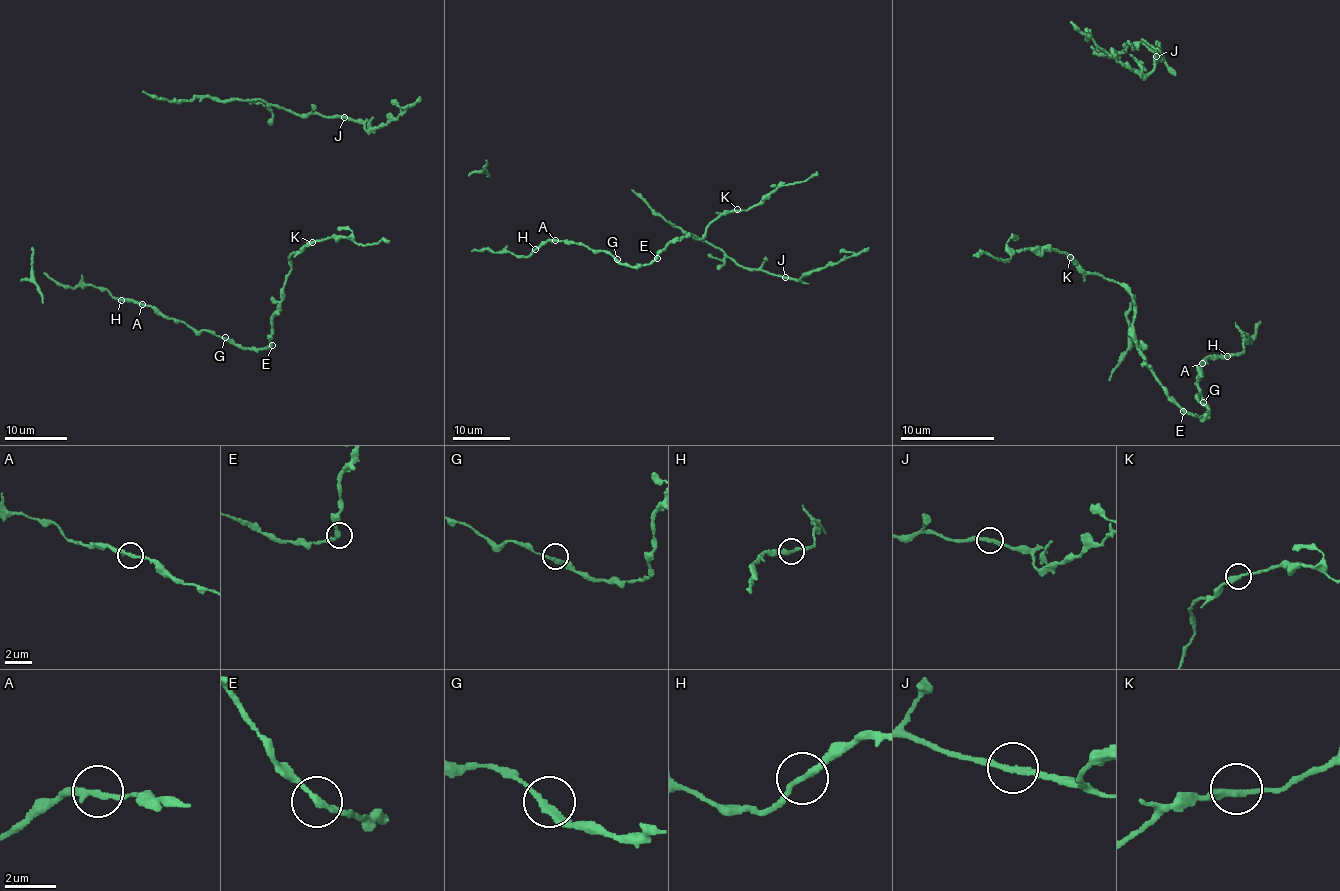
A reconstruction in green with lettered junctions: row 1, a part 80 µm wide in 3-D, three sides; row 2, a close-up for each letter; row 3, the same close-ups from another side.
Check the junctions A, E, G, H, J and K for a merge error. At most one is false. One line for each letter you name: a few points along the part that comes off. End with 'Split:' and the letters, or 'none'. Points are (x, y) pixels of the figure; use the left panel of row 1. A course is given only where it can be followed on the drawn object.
Split: none

